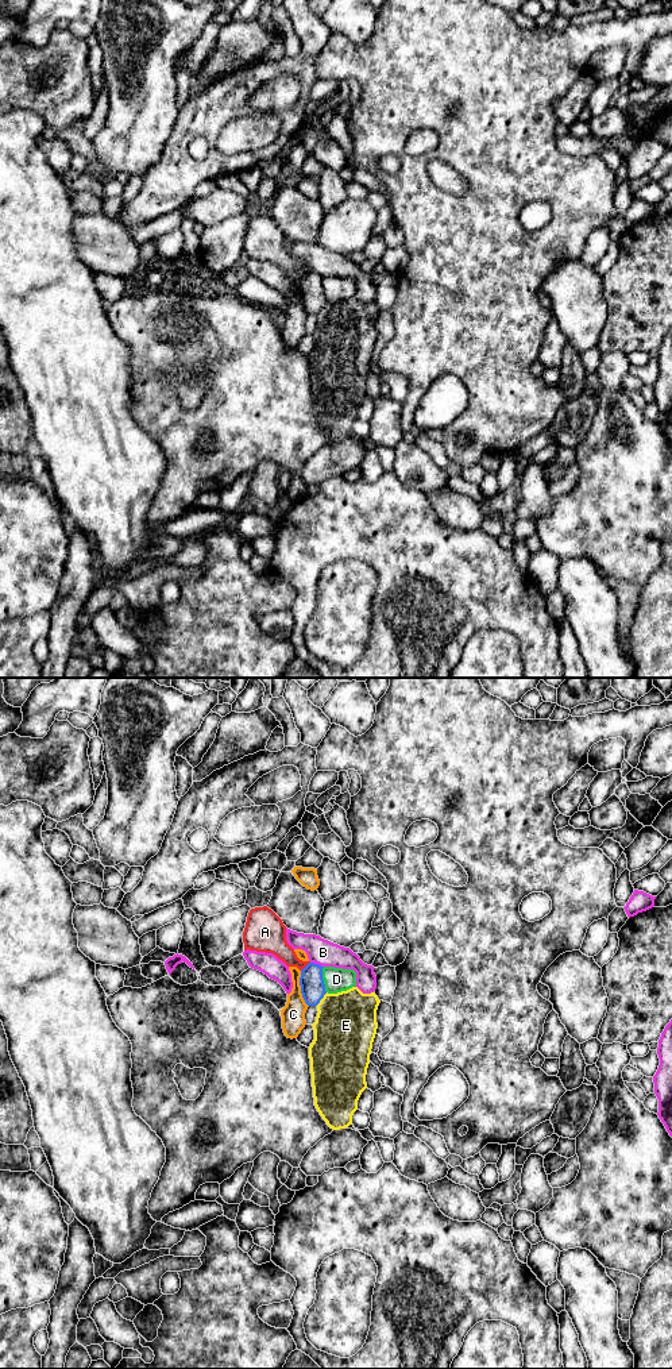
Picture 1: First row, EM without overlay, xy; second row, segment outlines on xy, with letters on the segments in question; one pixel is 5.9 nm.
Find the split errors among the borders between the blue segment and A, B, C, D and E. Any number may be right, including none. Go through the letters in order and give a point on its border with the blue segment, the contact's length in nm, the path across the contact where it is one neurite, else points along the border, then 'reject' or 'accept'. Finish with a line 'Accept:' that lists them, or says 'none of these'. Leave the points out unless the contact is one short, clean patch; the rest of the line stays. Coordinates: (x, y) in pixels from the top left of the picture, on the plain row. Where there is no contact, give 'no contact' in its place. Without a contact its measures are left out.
A: meets blue in xy at (305, 276); contact 80 nm long; reject
B: meets blue in xy at (317, 273); contact 90 nm long; reject
C: meets blue in xy at (301, 297); contact 220 nm long; reject
D: meets blue in xy at (323, 288); contact 150 nm long; reject
E: meets blue in xy at (321, 307); contact 100 nm long; reject
Accept: none of these

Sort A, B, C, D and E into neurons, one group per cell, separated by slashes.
A / B / C / D / E

